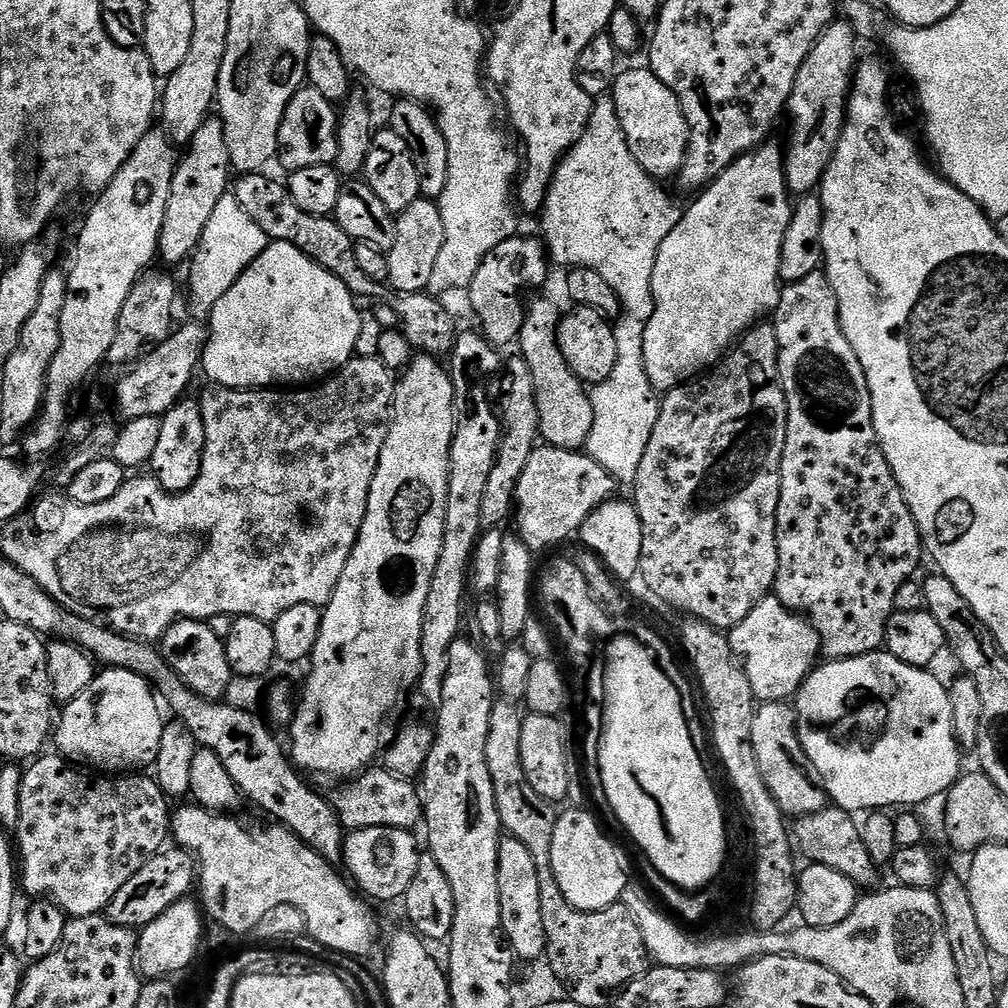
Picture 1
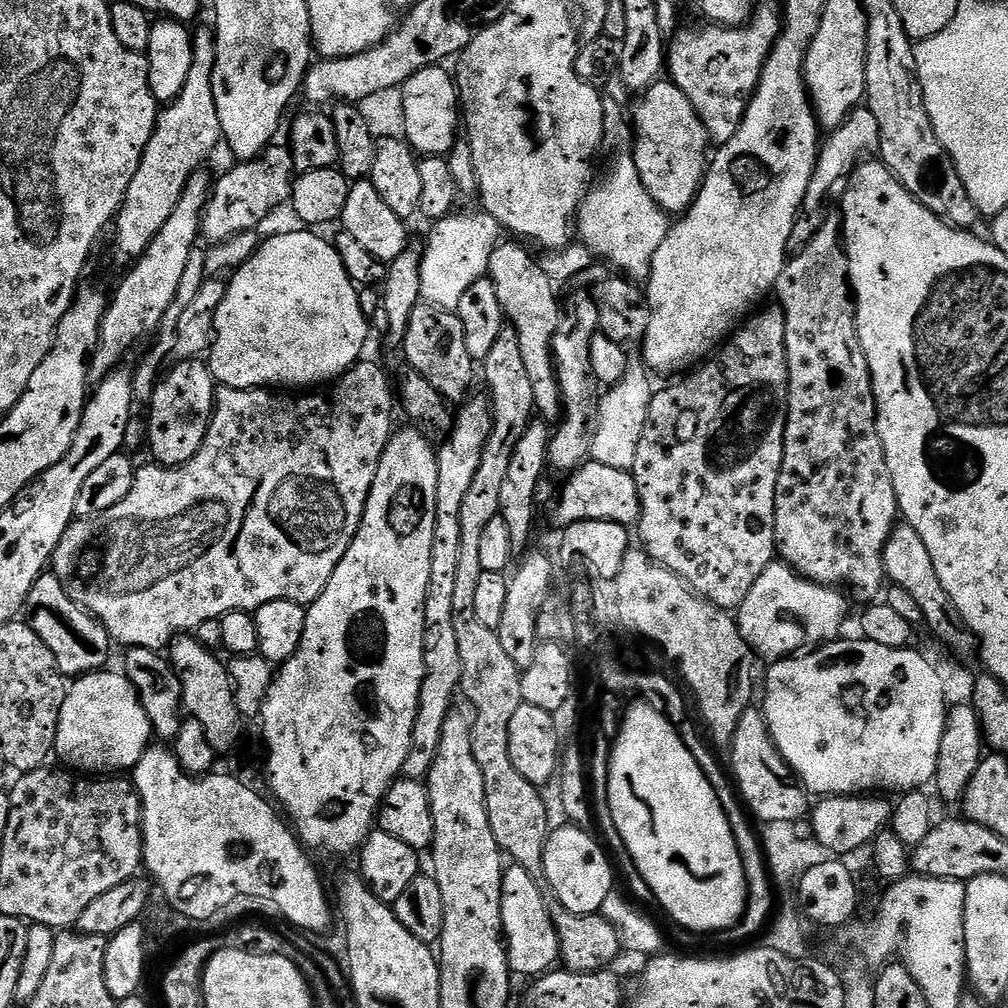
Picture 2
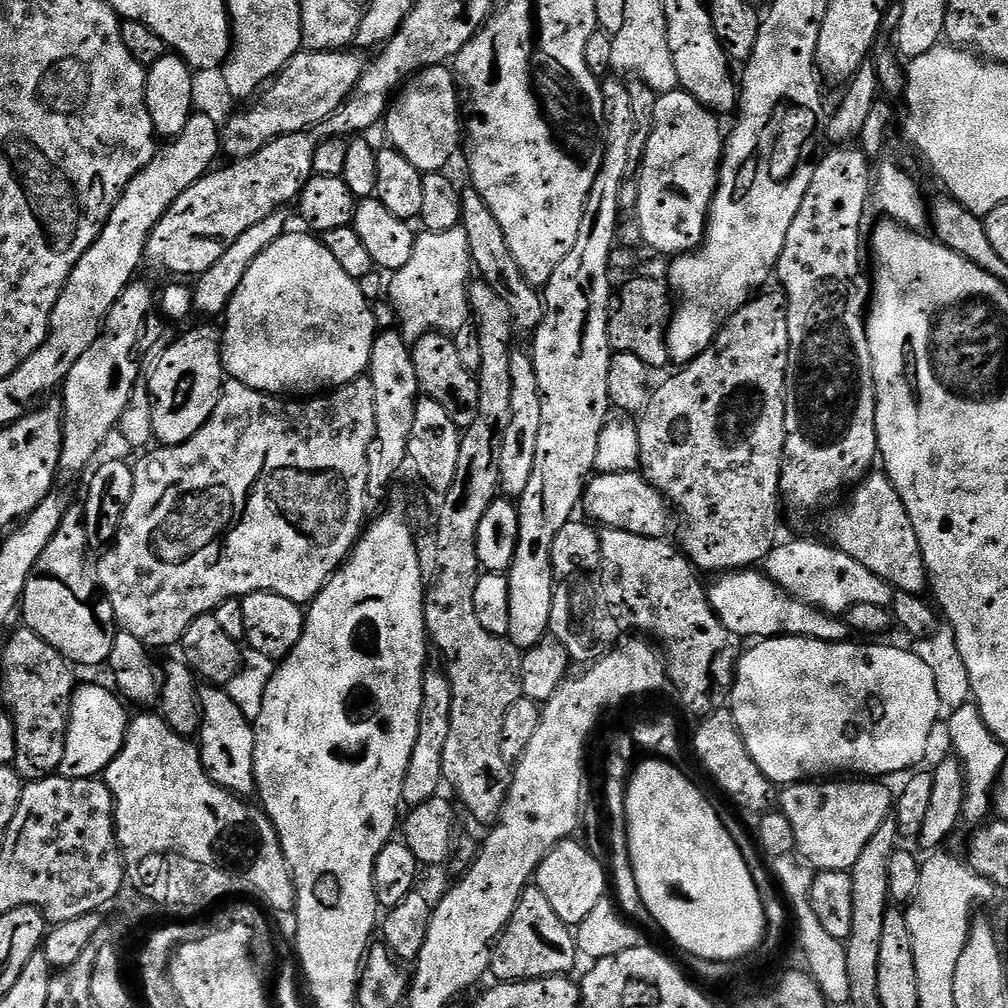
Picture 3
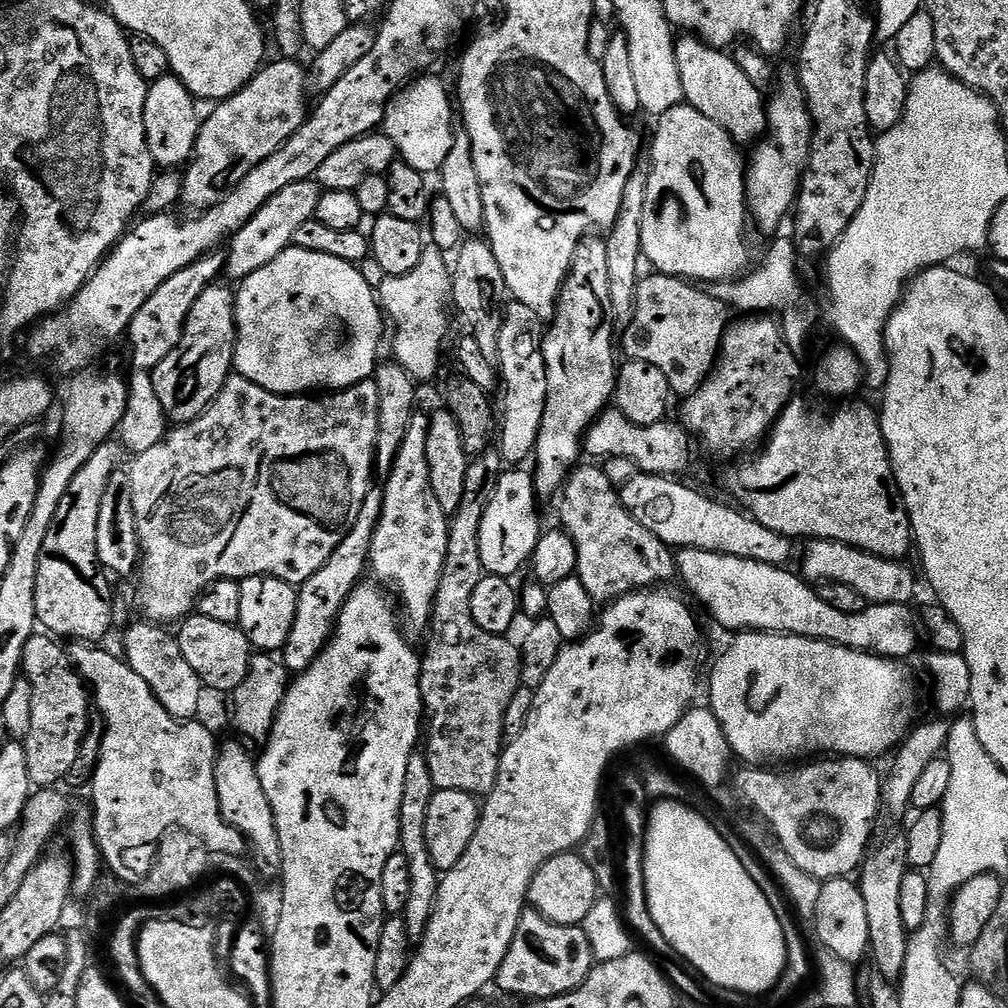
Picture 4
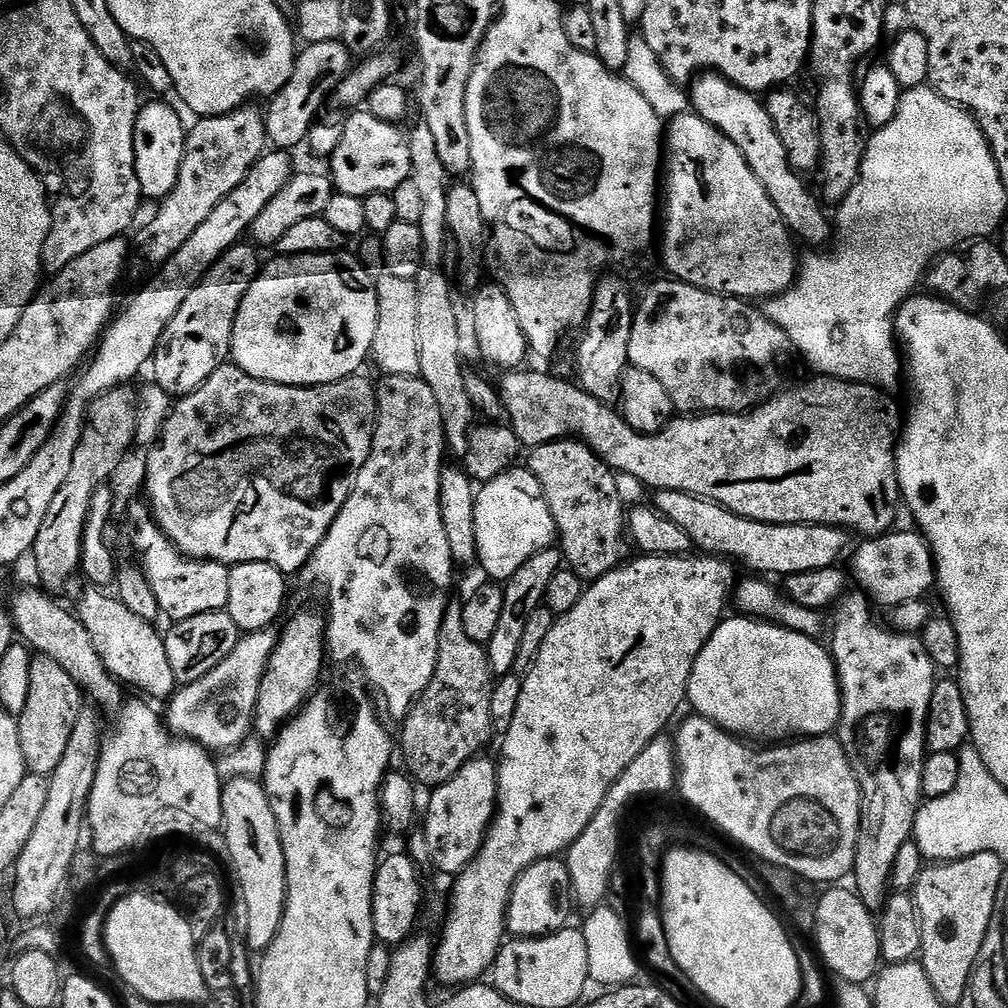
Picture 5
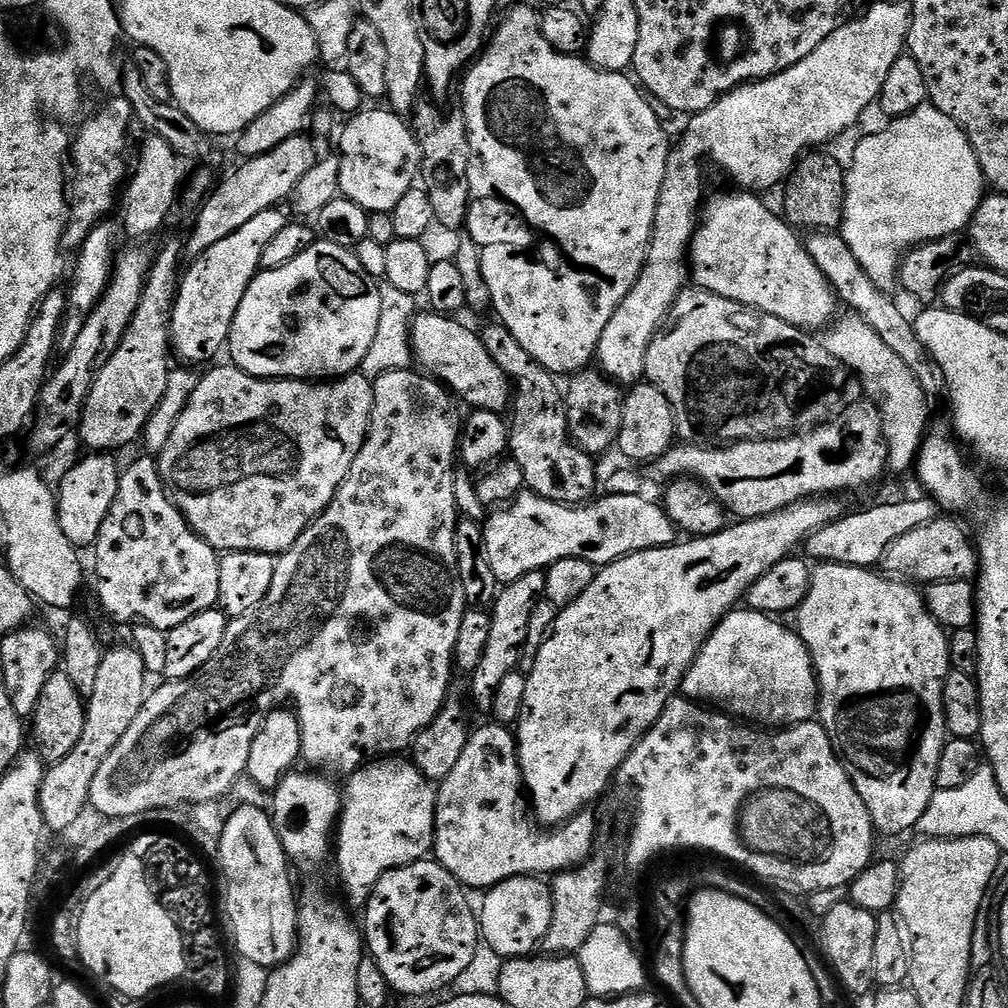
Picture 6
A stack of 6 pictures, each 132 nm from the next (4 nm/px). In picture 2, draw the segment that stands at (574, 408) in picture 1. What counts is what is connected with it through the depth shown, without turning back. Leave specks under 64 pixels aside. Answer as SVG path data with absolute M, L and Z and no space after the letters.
M500 242L490 254L487 279L498 294L507 323L516 329L518 346L526 365L526 374L530 377L530 386L534 386L536 412L545 421L556 422L562 416L562 389L556 361L554 359L554 337L562 319L562 304L556 301L557 290L551 278L540 268L529 249L521 243L506 244Z

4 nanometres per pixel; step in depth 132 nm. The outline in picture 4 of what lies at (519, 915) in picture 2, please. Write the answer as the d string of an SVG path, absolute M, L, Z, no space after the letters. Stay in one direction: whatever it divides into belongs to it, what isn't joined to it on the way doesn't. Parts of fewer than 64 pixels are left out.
M535 910L525 911L518 922L514 942L498 970L495 987L512 996L528 996L529 1001L561 996L586 982L594 957L583 927L555 924Z

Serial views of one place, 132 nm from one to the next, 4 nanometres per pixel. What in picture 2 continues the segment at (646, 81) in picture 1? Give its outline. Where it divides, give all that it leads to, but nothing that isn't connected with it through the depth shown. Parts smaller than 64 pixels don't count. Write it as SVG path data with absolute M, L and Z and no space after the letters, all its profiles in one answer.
M671 79L657 80L639 100L636 120L634 116L634 155L642 186L646 186L650 198L654 198L662 211L669 214L687 213L700 192L710 163L708 132L694 106L690 106L690 98L686 98L686 94L682 94Z

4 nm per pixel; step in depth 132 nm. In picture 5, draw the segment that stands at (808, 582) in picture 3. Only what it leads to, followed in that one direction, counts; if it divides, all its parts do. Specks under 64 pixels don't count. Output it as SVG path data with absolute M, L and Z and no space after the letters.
M893 530L890 532L884 533L882 536L874 536L871 538L864 538L861 539L859 542L860 545L855 548L854 551L851 553L852 556L852 568L850 567L850 576L851 579L854 581L855 587L859 589L859 591L863 592L865 596L868 597L869 601L875 602L877 605L885 604L888 610L894 609L899 606L902 602L914 602L915 600L922 600L925 599L929 594L928 591L933 591L935 582L936 582L936 559L932 557L932 546L928 543L927 538L923 536L919 531L911 530L912 532L899 532L899 530Z

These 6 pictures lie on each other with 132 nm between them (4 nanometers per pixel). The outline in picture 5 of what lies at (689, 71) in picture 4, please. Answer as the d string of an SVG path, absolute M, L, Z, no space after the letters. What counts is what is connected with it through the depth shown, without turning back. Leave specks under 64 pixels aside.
M705 71L697 75L690 84L690 108L695 115L701 116L710 126L714 126L738 150L742 150L742 158L746 158L746 166L754 170L754 178L762 182L762 190L774 202L778 214L783 218L784 225L797 241L809 244L809 249L820 250L828 239L833 239L834 224L828 221L825 209L800 180L801 177L793 172L786 158L786 146L782 146L782 138L778 138L778 130L770 118L765 101L755 92L742 90L736 84L731 84L719 72Z

